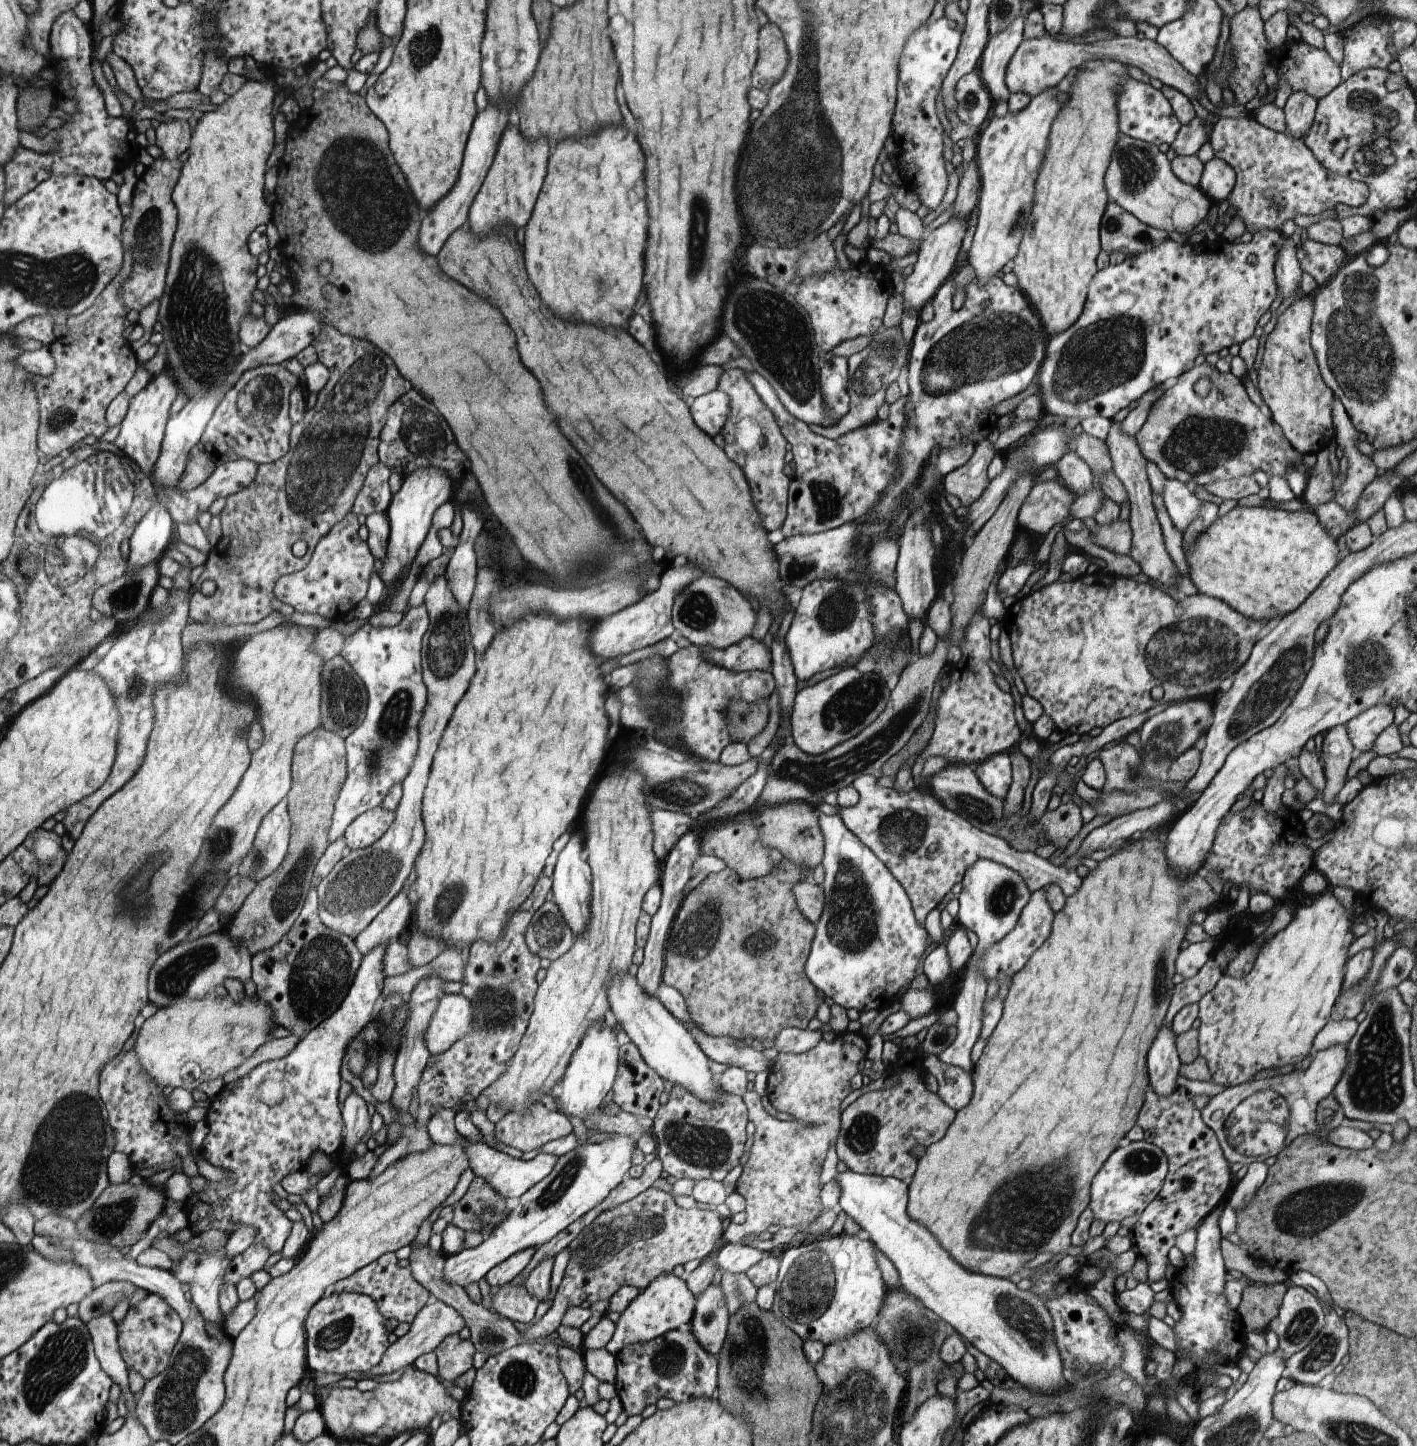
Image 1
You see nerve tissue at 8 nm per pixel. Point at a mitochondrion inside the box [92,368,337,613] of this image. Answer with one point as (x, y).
(263, 392)

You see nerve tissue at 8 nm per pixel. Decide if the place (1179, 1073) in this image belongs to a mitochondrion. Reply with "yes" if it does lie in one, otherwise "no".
no

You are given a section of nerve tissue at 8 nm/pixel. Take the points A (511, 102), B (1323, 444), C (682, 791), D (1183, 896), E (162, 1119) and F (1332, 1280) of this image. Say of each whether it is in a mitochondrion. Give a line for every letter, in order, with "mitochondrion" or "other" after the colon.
A: other
B: other
C: mitochondrion
D: mitochondrion
E: other
F: other

